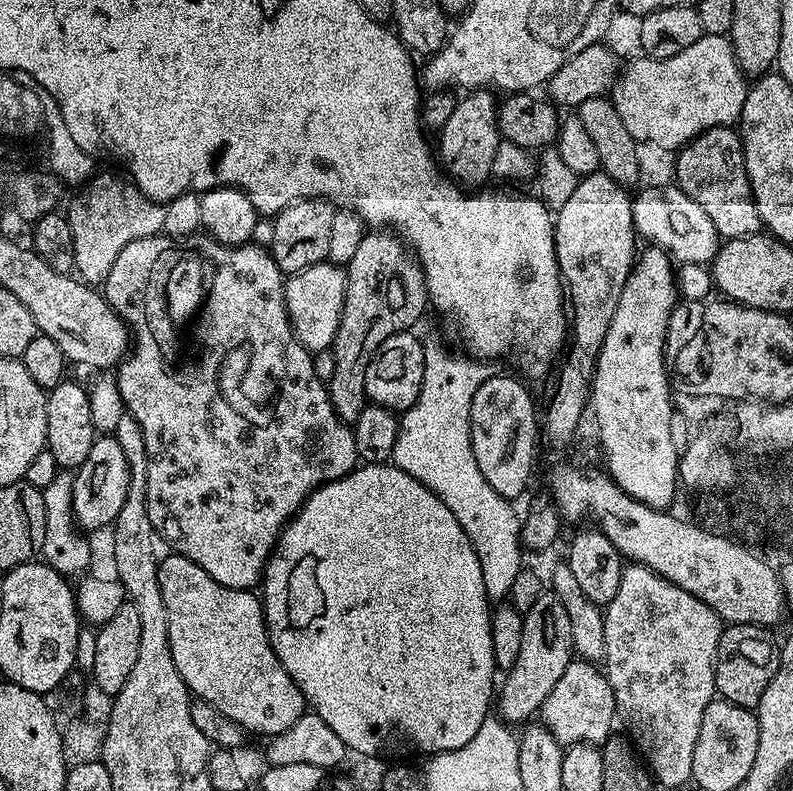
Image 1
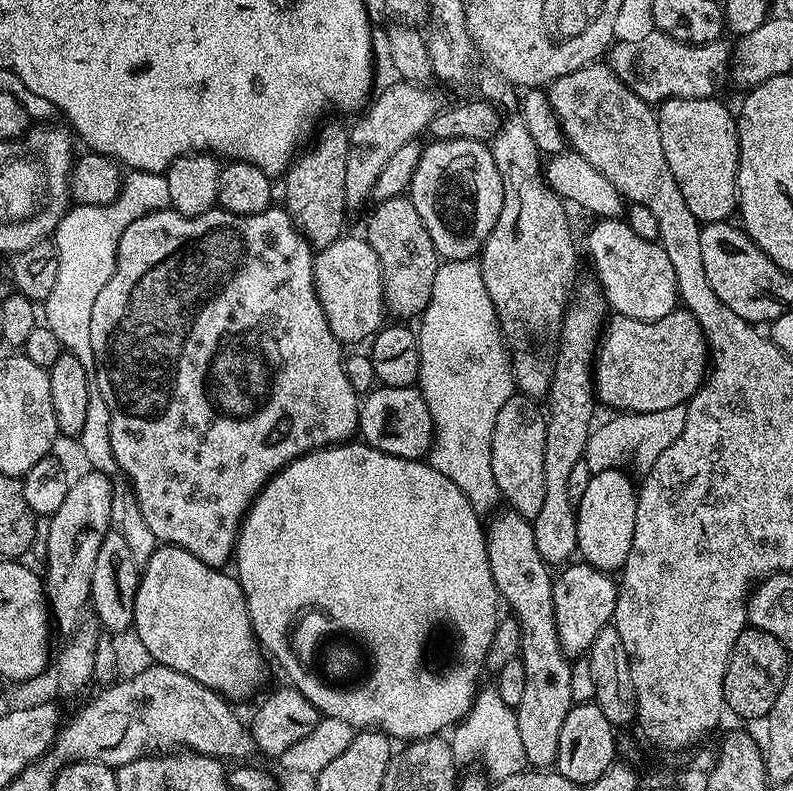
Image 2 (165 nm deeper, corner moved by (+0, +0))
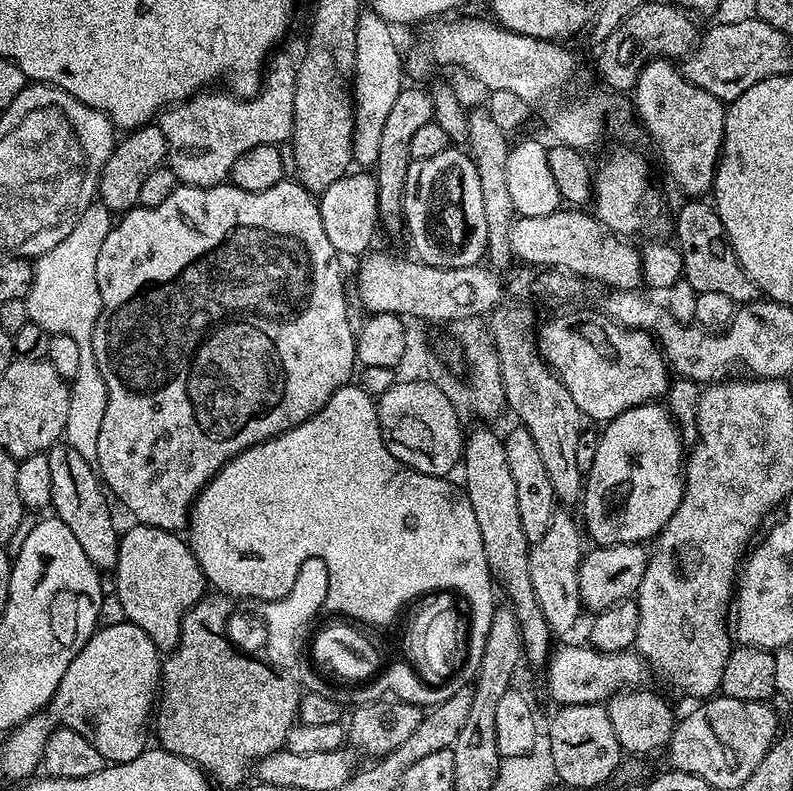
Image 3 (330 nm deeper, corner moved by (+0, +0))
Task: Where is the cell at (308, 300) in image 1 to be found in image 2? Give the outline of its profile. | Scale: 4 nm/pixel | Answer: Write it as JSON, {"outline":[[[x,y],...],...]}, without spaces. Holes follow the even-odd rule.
{"outline":[[[341,234],[337,240],[330,242],[330,246],[321,248],[315,253],[312,269],[314,270],[314,286],[318,294],[318,302],[328,319],[328,329],[334,334],[334,338],[340,341],[341,345],[359,345],[356,344],[359,340],[365,339],[364,341],[367,341],[380,331],[385,323],[384,316],[386,317],[382,274],[380,273],[378,256],[374,254],[374,250],[368,245],[368,241],[363,235]]]}

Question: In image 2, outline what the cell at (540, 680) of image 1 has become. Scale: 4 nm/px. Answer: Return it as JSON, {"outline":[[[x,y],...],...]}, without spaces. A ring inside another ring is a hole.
{"outline":[[[583,562],[569,563],[559,572],[552,582],[552,623],[556,626],[560,649],[569,657],[576,658],[587,653],[598,630],[609,627],[618,584],[603,569]]]}

